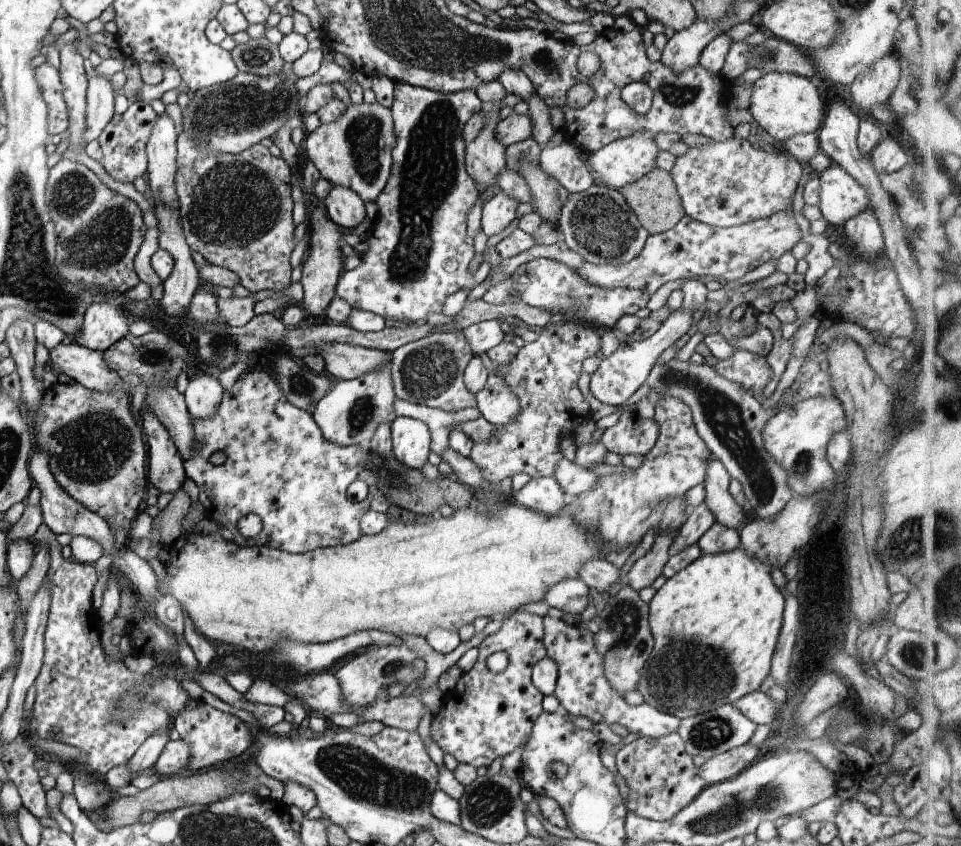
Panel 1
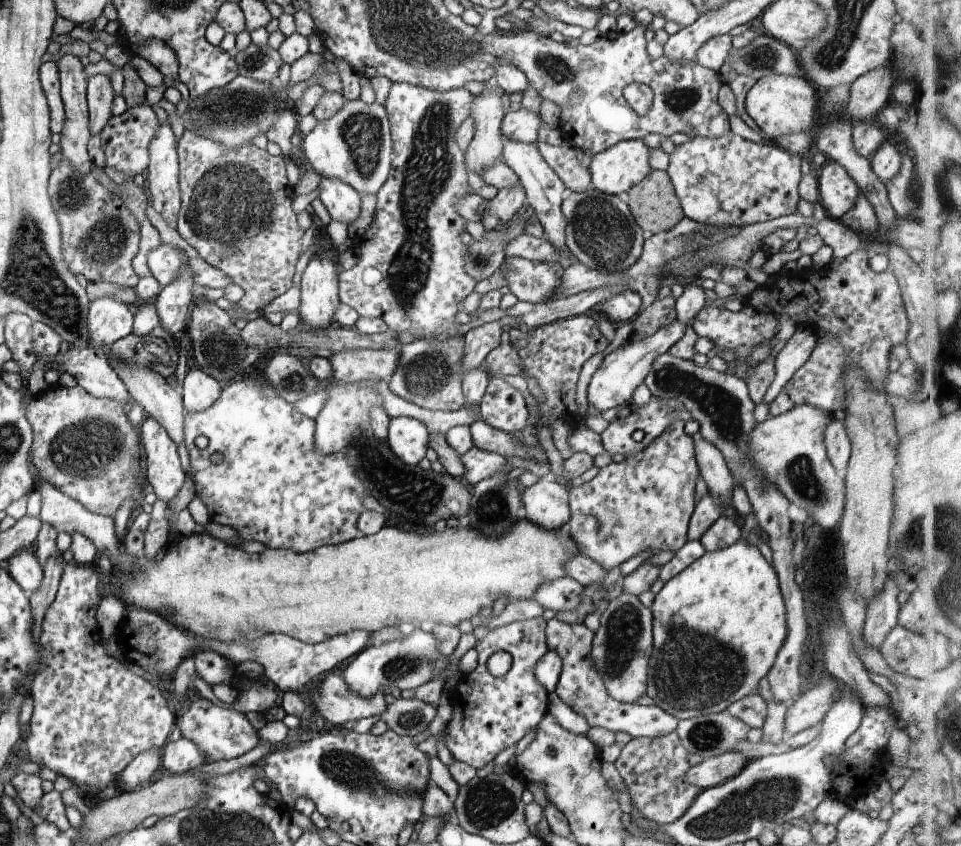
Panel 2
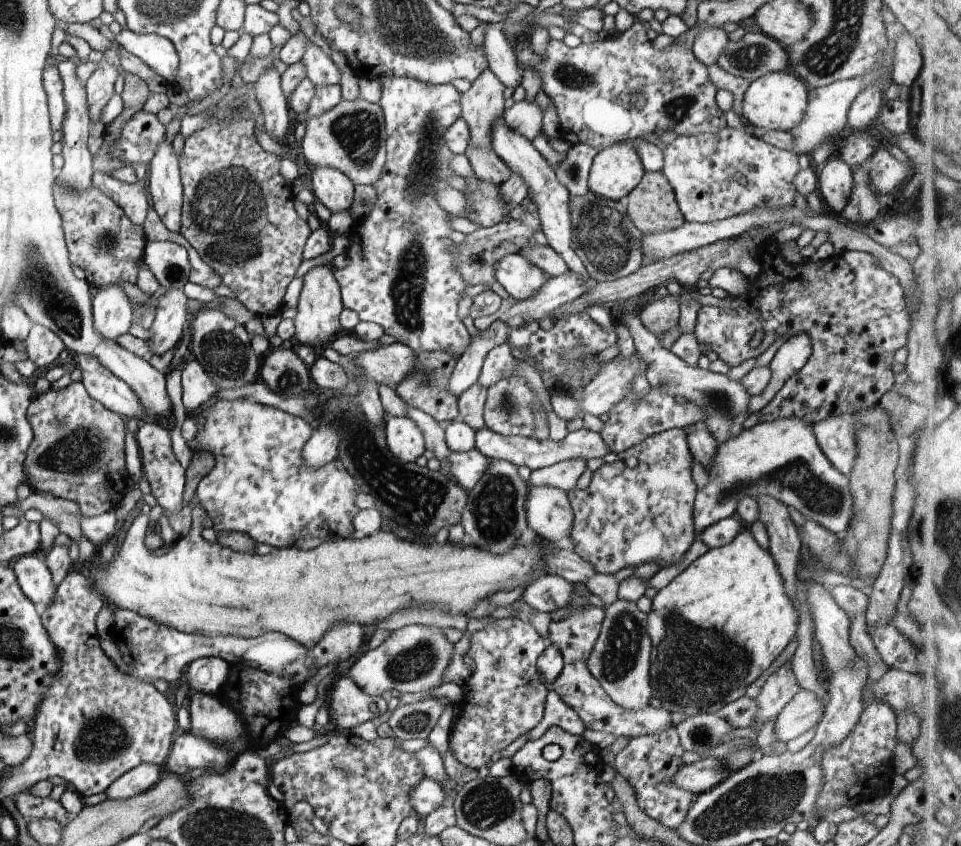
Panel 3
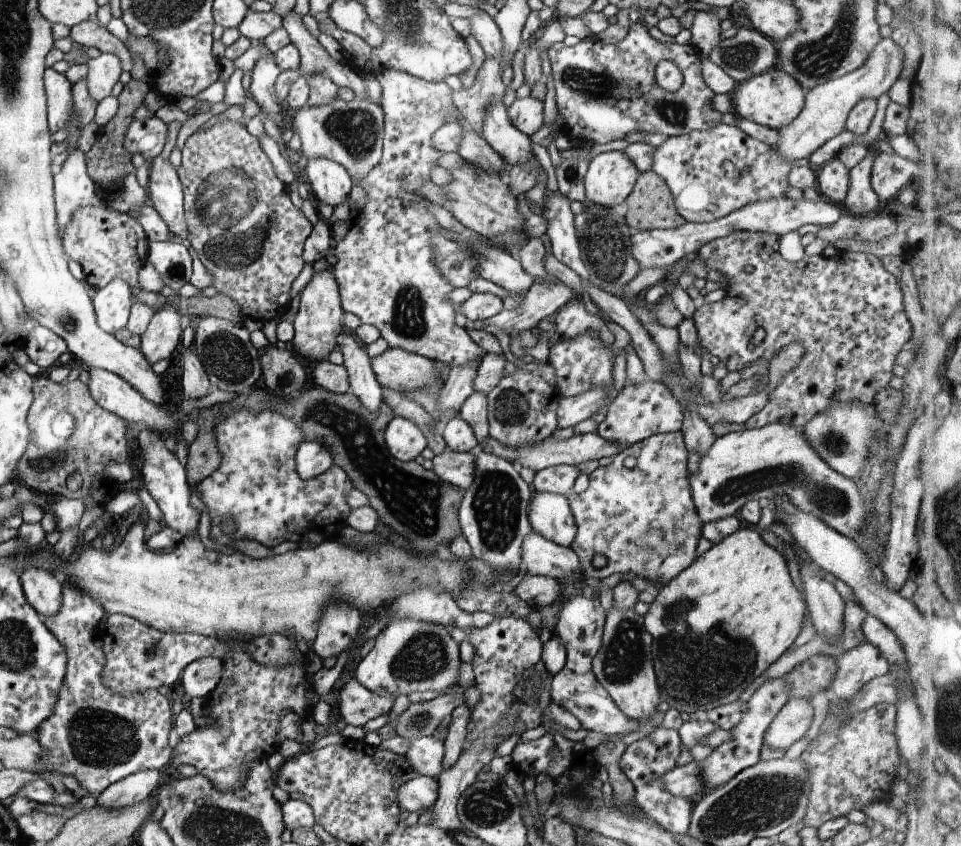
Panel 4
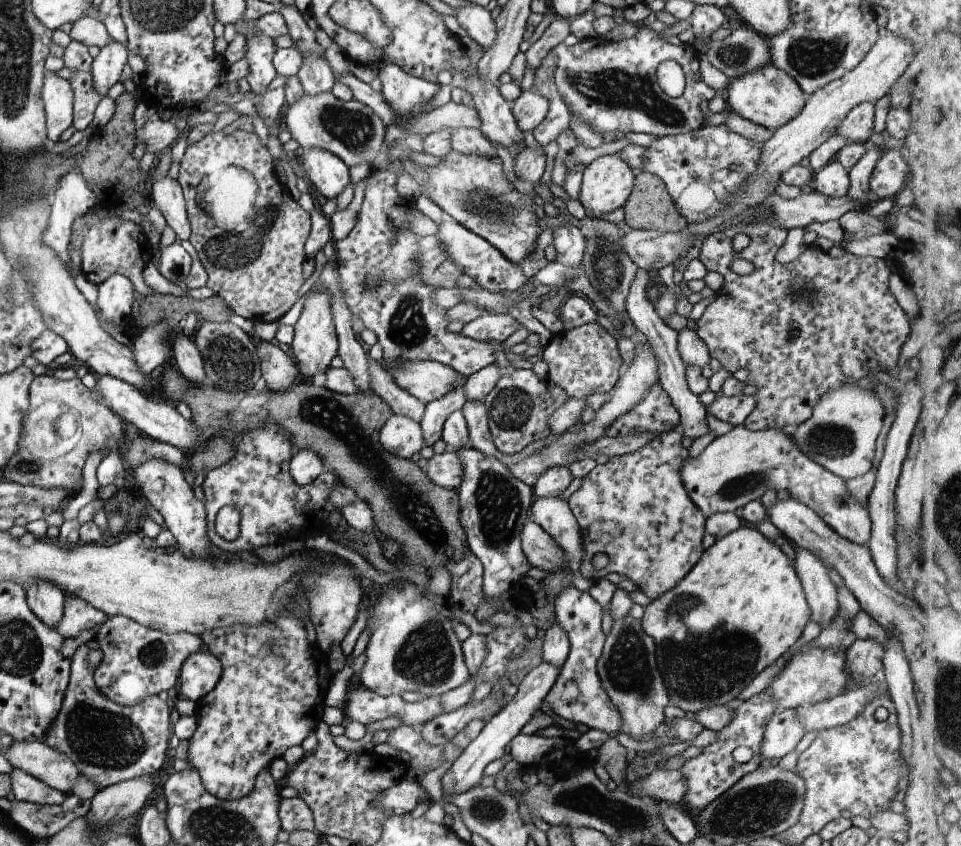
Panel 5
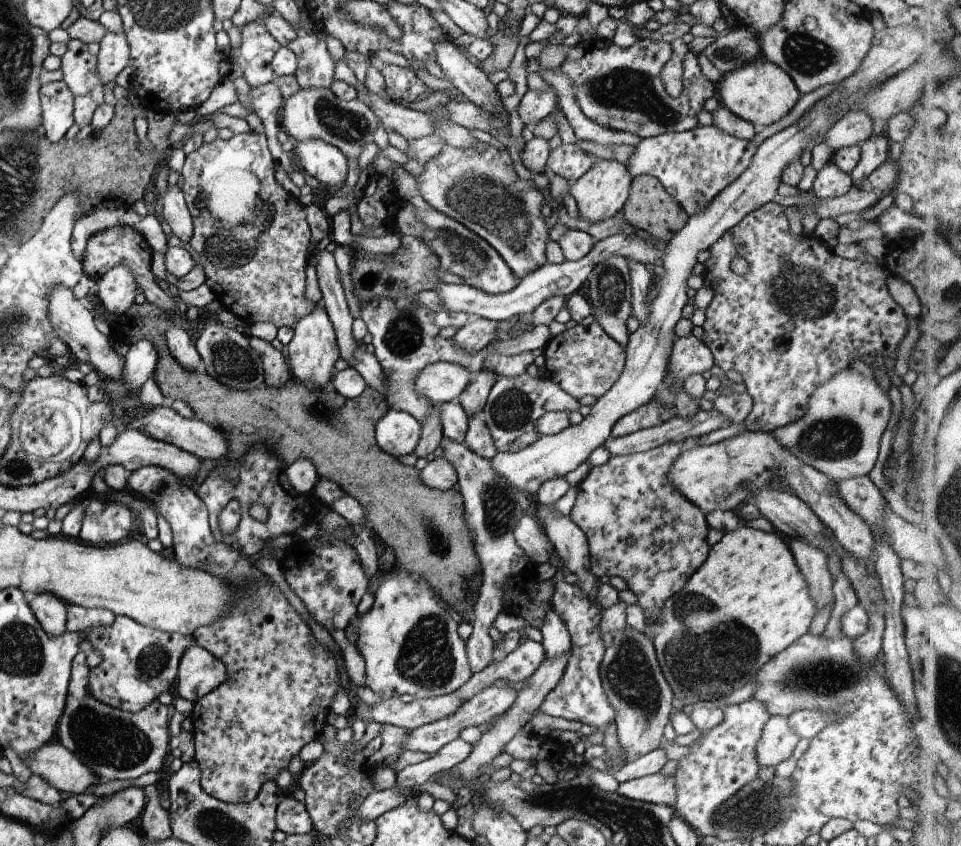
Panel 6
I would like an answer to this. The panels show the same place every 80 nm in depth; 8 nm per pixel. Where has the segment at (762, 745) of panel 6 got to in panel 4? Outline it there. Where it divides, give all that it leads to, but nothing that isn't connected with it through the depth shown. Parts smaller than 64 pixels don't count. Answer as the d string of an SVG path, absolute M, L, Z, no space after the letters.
M791 698L767 728L764 743L774 749L787 750L808 732L813 716L809 699Z

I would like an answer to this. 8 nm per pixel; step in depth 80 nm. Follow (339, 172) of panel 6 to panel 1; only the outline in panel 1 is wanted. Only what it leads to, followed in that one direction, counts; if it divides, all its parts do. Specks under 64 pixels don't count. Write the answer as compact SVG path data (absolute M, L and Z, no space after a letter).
M332 185L328 196L323 199L328 216L342 228L356 227L366 216L364 201L353 190Z

